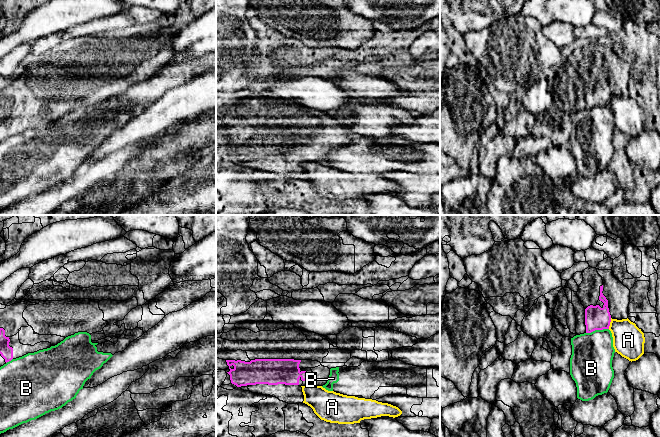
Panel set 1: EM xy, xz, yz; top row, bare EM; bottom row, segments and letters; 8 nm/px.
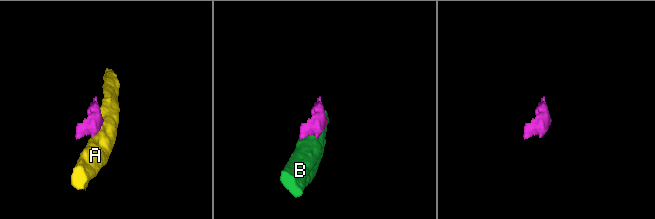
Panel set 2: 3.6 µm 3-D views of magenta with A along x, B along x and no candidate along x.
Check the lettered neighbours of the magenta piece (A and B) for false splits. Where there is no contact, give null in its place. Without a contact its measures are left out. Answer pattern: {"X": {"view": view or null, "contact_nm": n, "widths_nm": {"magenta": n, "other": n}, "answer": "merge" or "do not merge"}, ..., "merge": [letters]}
{"A": {"view": "yz", "contact_nm": 90, "widths_nm": {"magenta": 190, "other": 260}, "answer": "do not merge"}, "B": {"view": "yz", "contact_nm": 190, "widths_nm": {"magenta": 190, "other": 340}, "answer": "do not merge"}, "merge": []}

